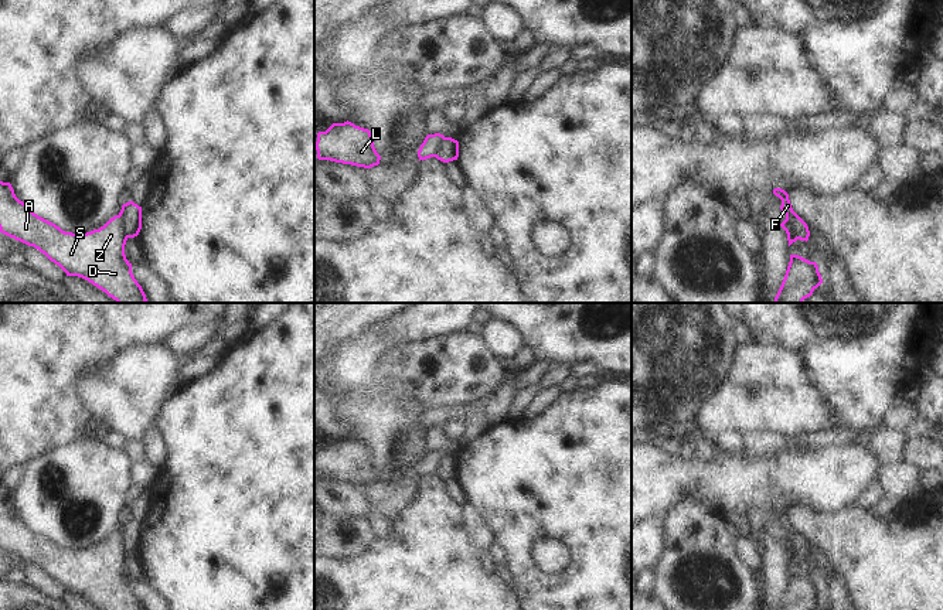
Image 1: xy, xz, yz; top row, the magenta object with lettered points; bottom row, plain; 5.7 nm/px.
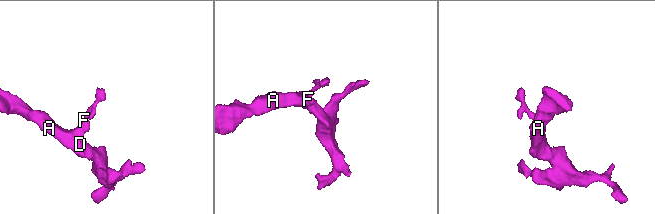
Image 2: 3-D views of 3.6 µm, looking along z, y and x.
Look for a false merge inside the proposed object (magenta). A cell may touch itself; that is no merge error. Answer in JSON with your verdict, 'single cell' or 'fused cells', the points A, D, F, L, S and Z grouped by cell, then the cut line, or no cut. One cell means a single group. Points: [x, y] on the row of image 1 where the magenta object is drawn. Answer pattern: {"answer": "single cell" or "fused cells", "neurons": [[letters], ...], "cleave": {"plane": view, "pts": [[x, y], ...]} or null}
{"answer": "fused cells", "neurons": [["A", "D", "L", "S", "Z"], ["F"]], "cleave": {"plane": "xy", "pts": [[119, 214], [123, 222], [123, 232], [128, 237]]}}

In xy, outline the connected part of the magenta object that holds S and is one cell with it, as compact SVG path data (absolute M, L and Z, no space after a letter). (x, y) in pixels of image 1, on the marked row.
M0 181L0 232L34 246L51 262L58 265L67 276L78 276L118 303L146 303L146 294L132 273L132 263L126 259L125 224L120 215L110 218L99 229L86 234L65 232L55 224L34 214L23 201L20 201L10 183Z

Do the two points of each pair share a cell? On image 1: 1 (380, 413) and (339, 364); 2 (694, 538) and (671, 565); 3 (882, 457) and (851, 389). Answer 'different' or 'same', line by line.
1: same
2: same
3: different

